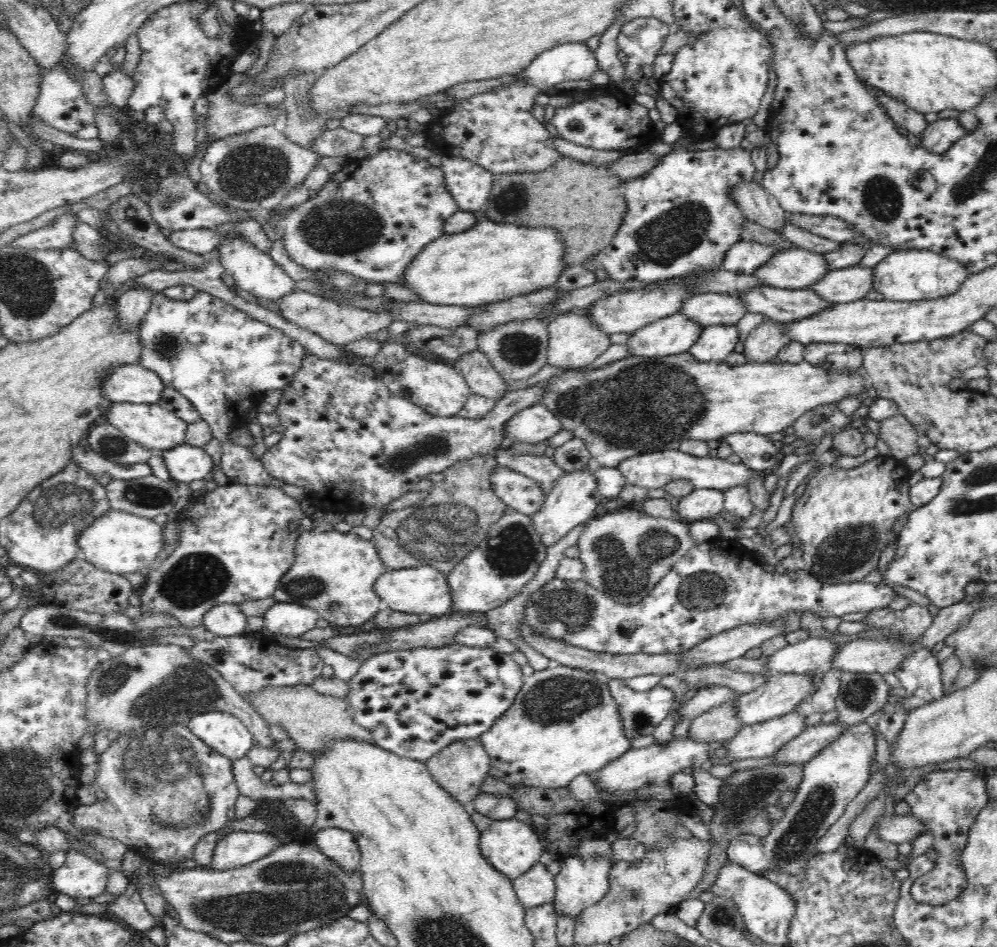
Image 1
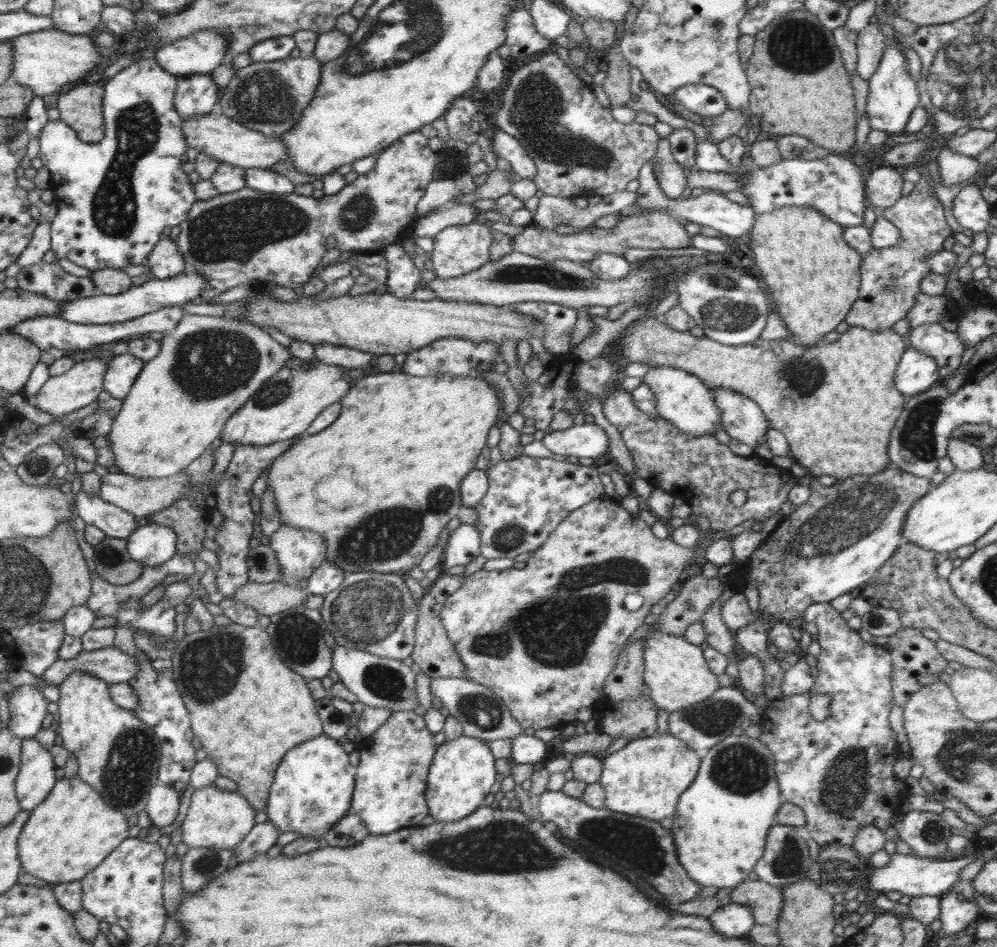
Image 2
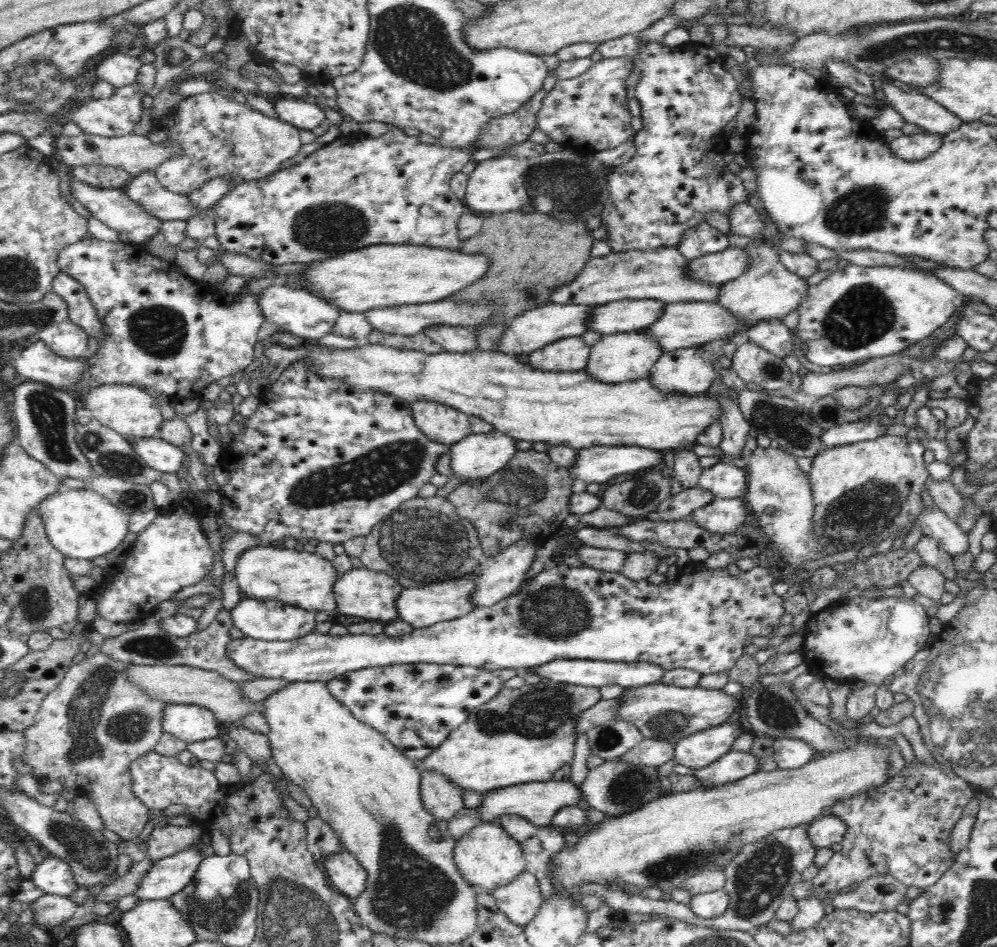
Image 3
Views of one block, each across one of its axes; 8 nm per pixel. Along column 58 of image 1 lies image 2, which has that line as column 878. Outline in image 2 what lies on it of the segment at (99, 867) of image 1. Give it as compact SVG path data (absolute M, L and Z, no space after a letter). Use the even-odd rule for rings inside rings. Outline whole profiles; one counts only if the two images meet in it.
M976 848L972 856L960 859L932 859L920 858L899 853L889 854L890 862L882 868L873 867L869 872L869 888L876 892L887 893L890 890L901 892L904 896L936 895L942 896L949 888L958 882L962 869L972 862L981 853L981 848Z

